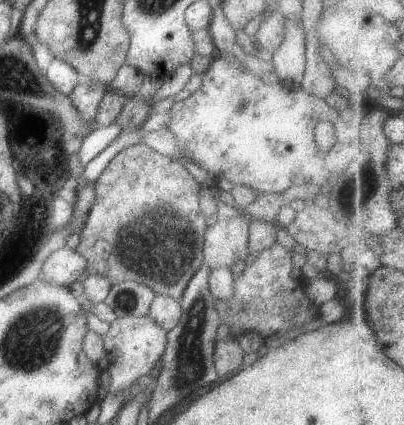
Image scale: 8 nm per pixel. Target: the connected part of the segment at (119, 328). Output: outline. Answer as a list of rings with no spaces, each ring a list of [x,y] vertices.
[[[148,314],[141,317],[117,317],[108,324],[108,330],[102,337],[106,370],[110,378],[107,393],[112,395],[123,392],[137,378],[149,373],[165,350],[166,336],[166,332]]]

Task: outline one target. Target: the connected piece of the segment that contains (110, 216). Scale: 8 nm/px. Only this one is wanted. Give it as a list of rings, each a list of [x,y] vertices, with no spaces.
[[[137,143],[133,146],[127,146],[120,150],[109,160],[109,164],[101,170],[101,174],[97,176],[95,180],[95,204],[89,209],[85,224],[78,233],[79,243],[74,249],[77,254],[81,254],[85,258],[85,274],[95,274],[105,276],[109,280],[110,285],[116,285],[117,283],[132,280],[145,286],[148,286],[155,295],[170,296],[173,300],[178,301],[189,282],[189,278],[199,270],[201,263],[204,261],[202,253],[202,244],[204,241],[204,232],[206,231],[208,220],[201,216],[201,210],[199,210],[199,186],[197,182],[193,180],[193,176],[177,162],[177,160],[171,160],[168,156],[145,146],[145,144]]]

